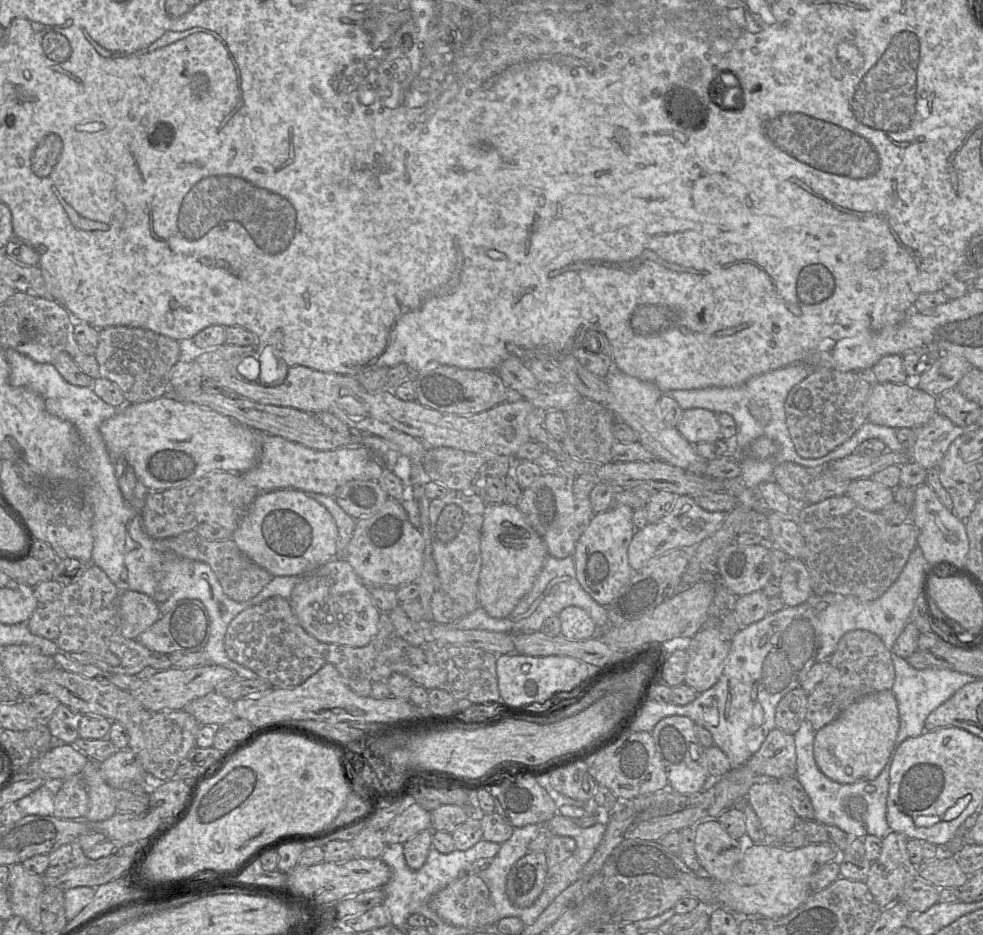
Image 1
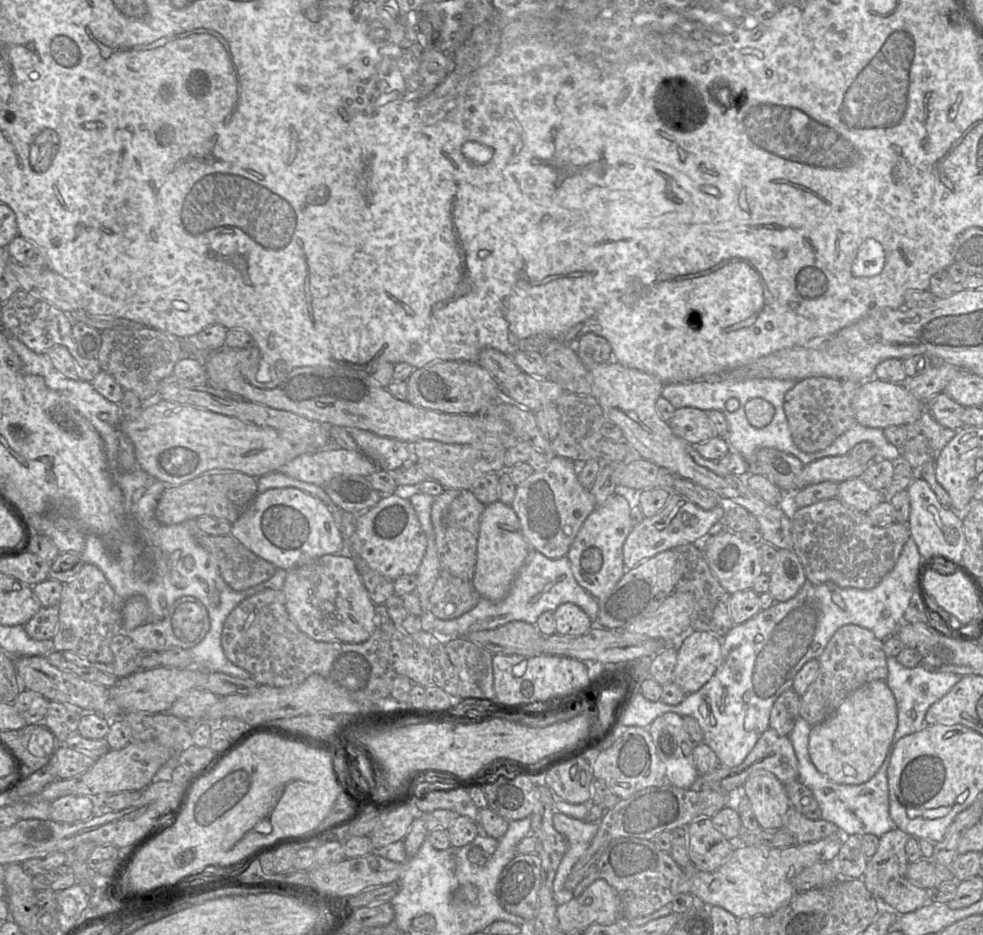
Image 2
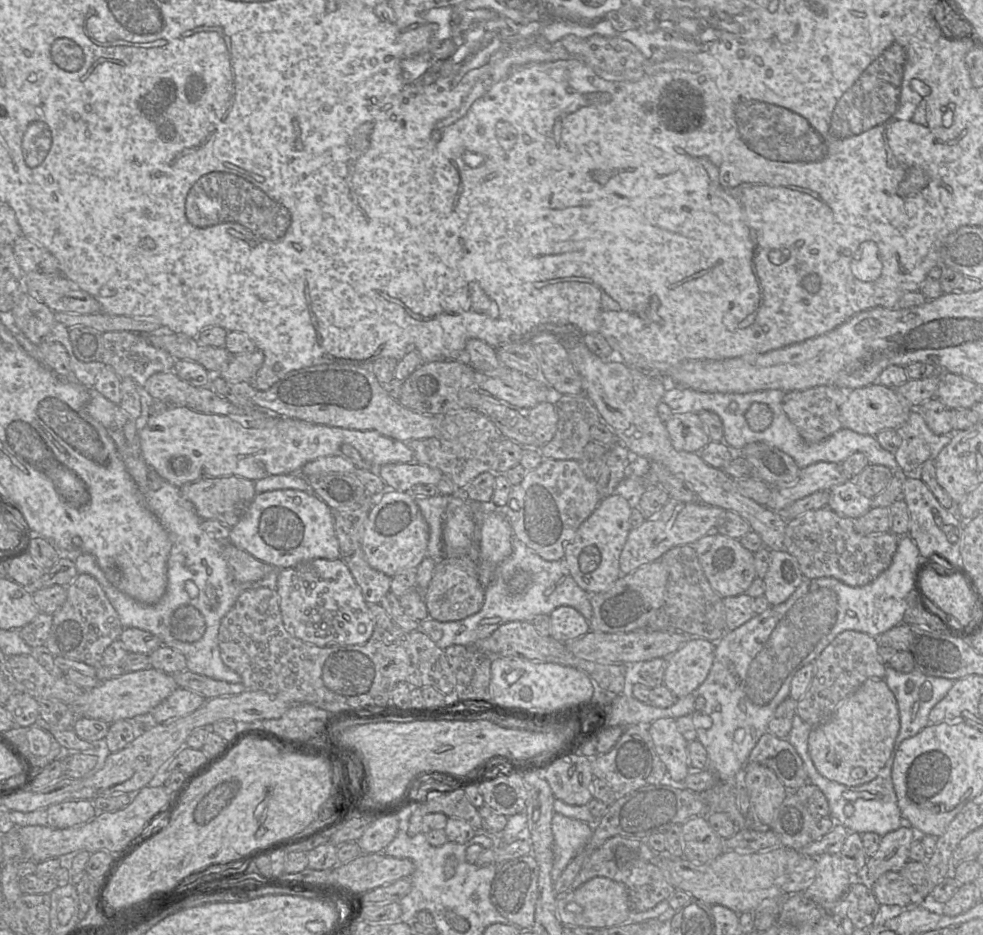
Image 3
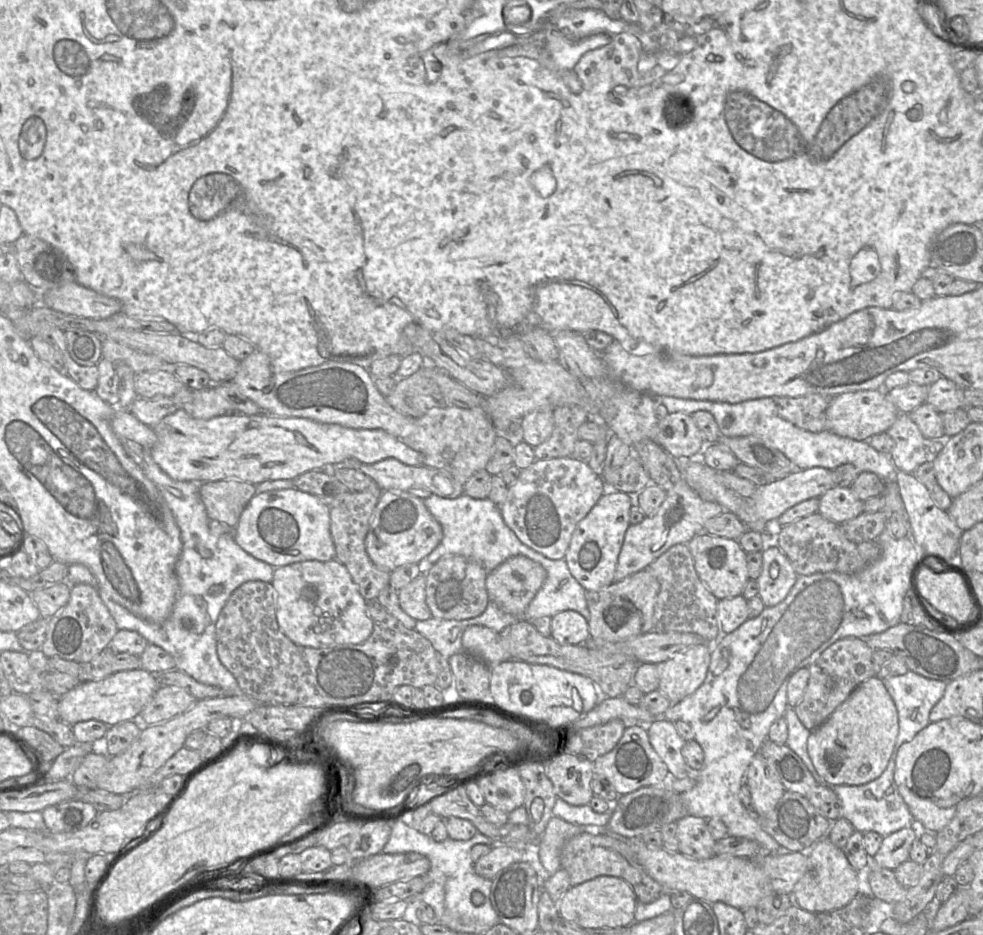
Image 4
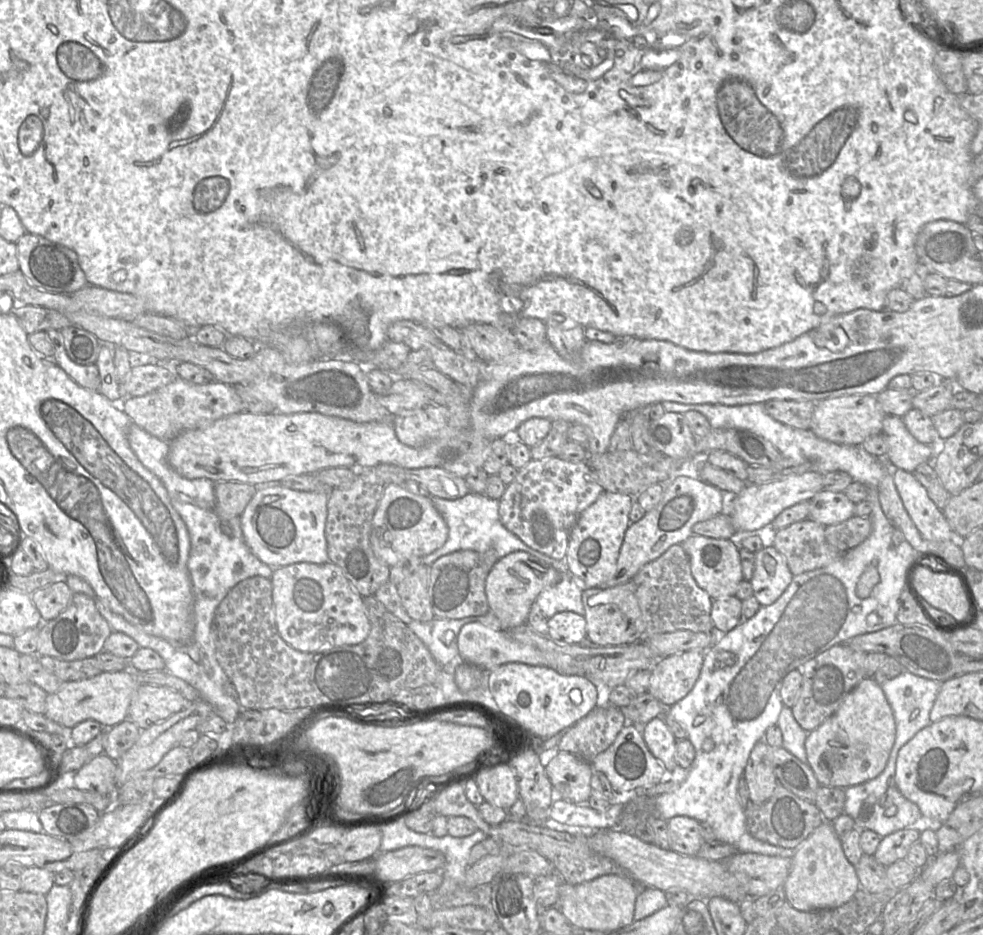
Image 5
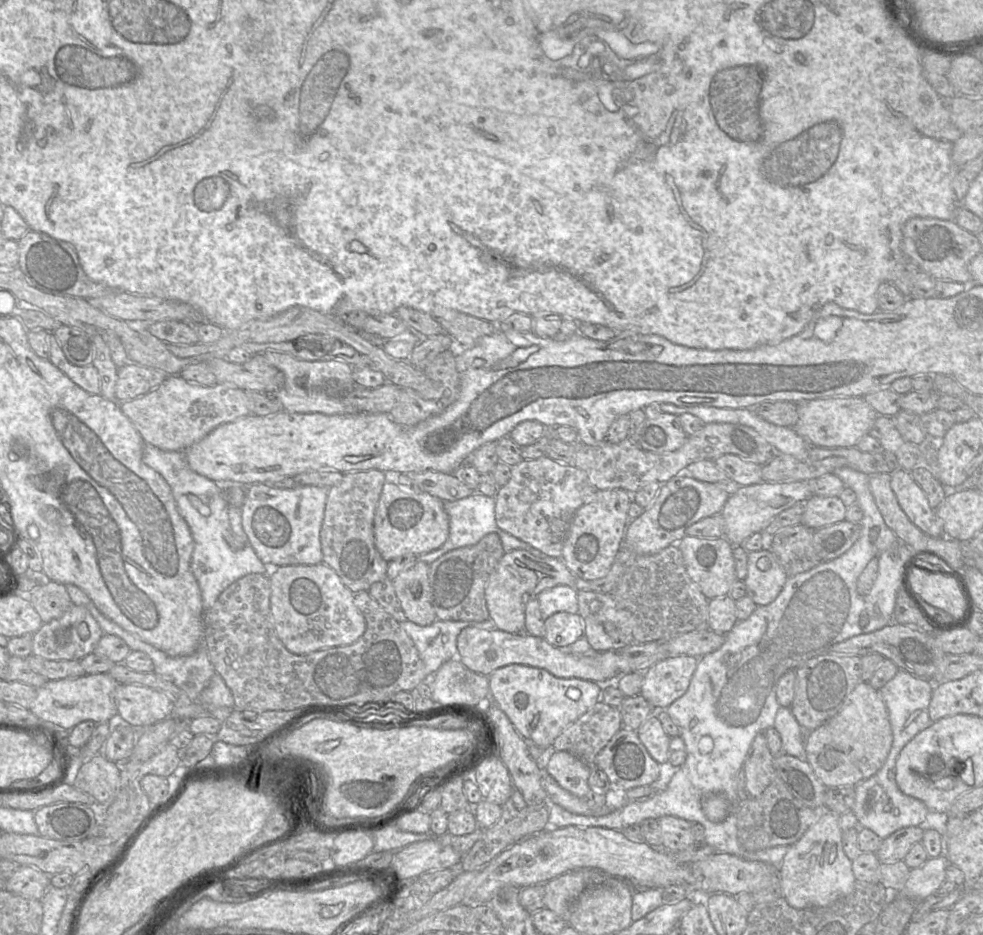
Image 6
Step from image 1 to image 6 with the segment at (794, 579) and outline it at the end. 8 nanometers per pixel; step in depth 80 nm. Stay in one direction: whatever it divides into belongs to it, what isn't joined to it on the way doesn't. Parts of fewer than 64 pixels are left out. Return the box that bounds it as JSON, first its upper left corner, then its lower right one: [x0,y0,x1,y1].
[744,551,788,606]

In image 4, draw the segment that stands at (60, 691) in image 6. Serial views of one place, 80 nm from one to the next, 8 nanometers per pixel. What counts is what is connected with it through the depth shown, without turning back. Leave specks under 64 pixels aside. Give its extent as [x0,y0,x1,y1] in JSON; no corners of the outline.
[58,670,160,727]

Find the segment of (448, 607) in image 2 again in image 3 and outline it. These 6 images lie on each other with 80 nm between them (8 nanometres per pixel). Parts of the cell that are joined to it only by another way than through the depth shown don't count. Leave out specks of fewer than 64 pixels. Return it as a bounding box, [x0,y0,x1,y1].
[424,545,485,622]

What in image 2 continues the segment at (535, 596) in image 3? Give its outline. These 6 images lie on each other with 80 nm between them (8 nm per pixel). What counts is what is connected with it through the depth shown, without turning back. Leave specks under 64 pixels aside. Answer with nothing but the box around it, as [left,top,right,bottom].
[420,548,598,645]

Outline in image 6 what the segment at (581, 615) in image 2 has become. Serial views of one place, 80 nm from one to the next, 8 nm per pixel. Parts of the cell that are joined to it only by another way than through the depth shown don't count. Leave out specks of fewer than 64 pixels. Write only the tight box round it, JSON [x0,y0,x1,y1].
[544,613,584,648]

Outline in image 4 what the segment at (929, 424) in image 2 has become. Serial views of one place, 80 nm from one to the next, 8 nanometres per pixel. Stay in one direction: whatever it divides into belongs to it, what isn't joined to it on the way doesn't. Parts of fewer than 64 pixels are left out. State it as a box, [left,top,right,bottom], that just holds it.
[886,413,944,473]

